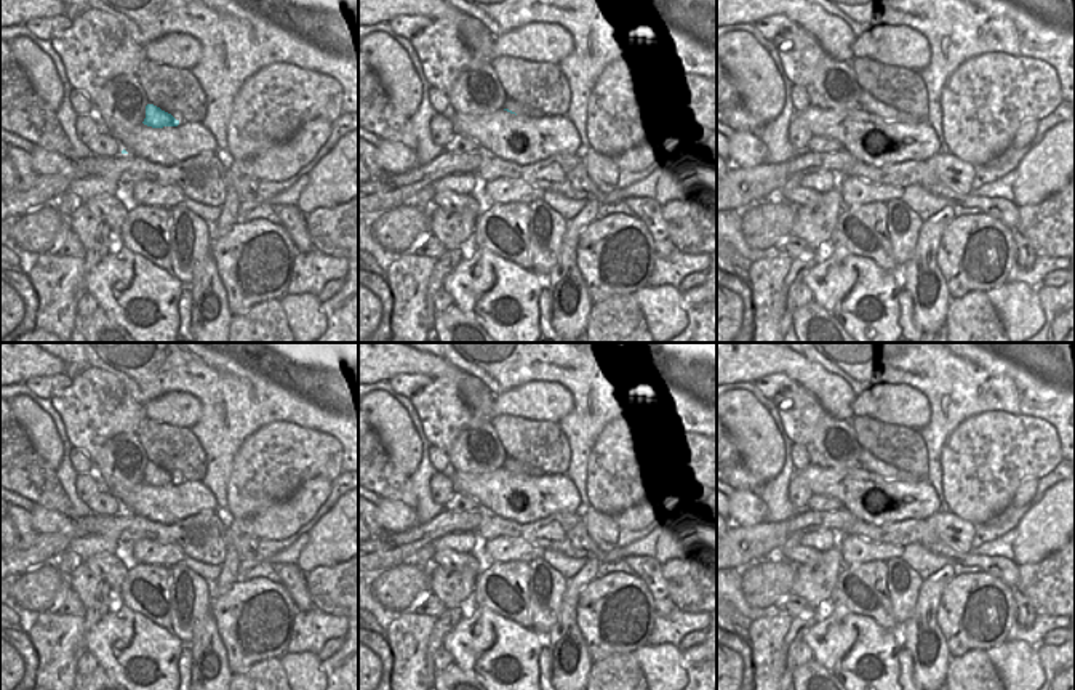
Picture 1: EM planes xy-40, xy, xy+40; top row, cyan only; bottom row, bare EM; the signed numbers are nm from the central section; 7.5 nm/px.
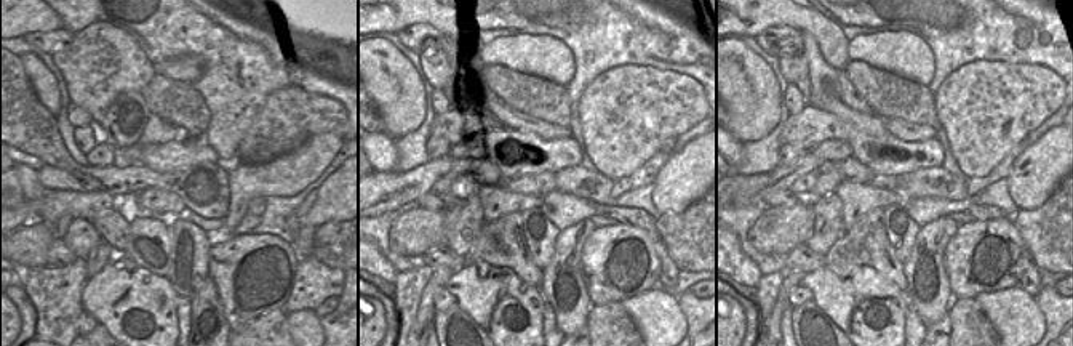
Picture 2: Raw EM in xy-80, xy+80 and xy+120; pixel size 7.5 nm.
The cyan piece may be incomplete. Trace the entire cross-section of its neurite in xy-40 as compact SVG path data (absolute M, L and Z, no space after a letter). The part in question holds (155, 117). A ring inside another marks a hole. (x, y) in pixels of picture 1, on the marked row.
M154 104L146 106L146 118L142 122L152 128L163 128L163 126L178 126L179 120L176 120L171 114L162 110Z

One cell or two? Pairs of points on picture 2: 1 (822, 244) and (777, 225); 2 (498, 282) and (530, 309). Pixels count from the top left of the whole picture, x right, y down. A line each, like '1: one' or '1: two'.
1: two
2: one

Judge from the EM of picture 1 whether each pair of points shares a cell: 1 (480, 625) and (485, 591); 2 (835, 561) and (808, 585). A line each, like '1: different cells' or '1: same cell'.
1: different cells
2: same cell

